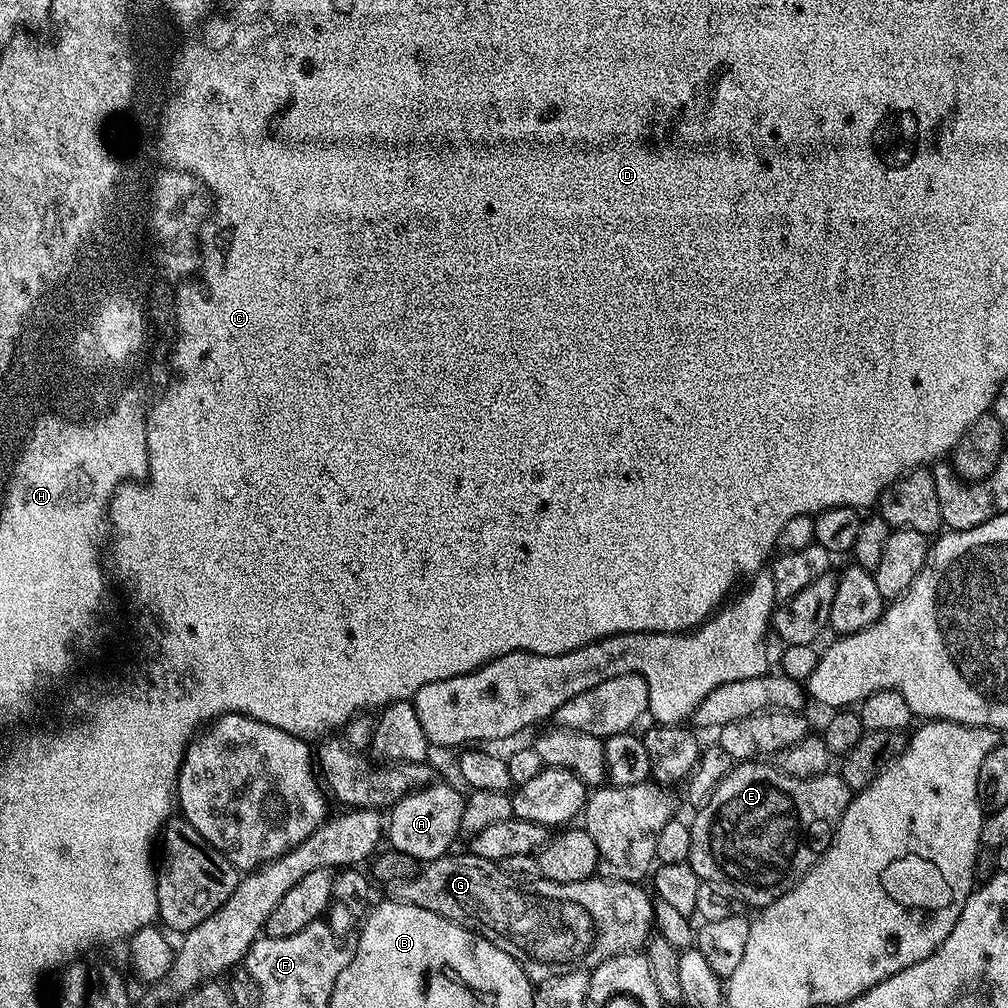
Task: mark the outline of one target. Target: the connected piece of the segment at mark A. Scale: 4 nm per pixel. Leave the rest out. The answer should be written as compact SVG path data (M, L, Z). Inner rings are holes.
M431 782L407 792L391 805L392 817L386 820L386 840L397 852L410 854L417 862L436 860L445 855L448 848L461 835L460 822L466 796L452 784Z

